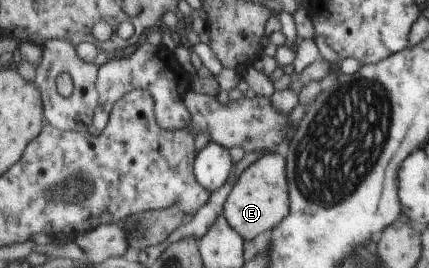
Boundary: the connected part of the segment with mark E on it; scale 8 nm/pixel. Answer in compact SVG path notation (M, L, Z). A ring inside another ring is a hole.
M265 153L236 183L226 203L225 214L245 240L257 240L268 236L278 224L282 224L282 220L290 216L290 208L293 208L293 201L287 157L279 153Z

